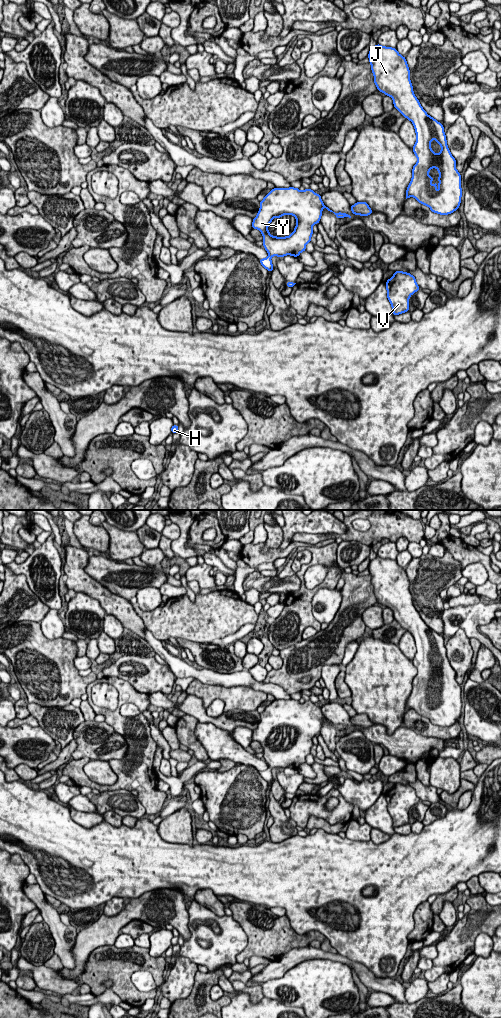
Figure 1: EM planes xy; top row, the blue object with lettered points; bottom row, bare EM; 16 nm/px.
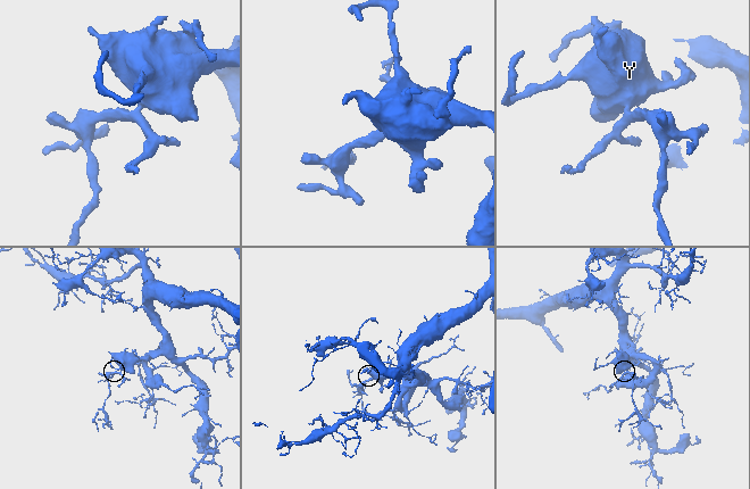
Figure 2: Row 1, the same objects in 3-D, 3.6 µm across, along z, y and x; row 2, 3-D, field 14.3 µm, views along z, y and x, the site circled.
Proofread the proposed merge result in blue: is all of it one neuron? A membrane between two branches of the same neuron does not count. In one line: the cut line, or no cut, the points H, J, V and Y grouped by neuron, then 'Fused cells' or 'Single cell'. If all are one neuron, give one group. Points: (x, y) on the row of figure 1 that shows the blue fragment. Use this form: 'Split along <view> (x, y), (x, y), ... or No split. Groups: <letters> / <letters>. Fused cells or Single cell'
No split. Groups: H J V Y. Single cell

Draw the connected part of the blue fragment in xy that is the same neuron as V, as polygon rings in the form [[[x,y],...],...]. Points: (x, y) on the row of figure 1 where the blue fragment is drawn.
[[[395,271],[386,281],[387,298],[392,306],[393,315],[409,311],[409,298],[420,289],[410,273]]]

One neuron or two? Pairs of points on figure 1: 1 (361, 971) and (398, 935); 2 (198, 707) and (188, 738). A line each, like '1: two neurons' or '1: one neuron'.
1: two neurons
2: two neurons

